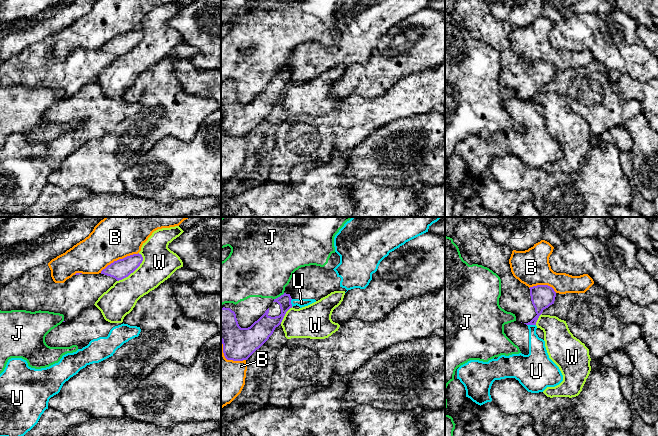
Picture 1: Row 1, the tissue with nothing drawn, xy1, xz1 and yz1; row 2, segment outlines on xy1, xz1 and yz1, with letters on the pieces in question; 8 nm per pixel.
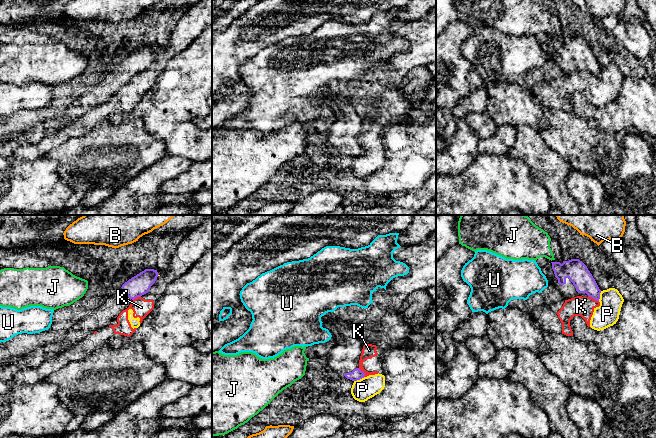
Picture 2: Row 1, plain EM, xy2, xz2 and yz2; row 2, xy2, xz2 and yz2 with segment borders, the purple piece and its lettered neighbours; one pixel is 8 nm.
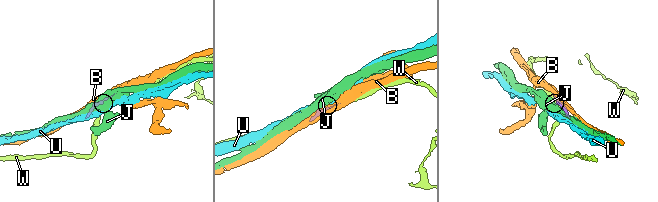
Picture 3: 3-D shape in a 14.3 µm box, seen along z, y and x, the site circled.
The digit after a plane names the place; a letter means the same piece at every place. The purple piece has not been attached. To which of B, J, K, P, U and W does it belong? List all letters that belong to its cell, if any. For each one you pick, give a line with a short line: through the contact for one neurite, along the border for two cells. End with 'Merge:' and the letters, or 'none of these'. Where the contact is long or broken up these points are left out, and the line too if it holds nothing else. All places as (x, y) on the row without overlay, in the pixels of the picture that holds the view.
Merge: none of these

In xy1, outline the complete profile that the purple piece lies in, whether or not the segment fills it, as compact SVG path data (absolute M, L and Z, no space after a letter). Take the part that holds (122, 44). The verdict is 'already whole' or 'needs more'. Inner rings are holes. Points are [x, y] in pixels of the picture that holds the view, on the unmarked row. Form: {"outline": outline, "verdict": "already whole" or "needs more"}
{"outline": "M133 30L114 37L99 50L76 49L64 59L55 59L51 53L48 39L26 47L20 54L0 63L0 86L49 87L64 91L64 97L71 97L82 87L93 82L98 74L116 57L133 49L142 39L141 30Z", "verdict": "needs more"}

